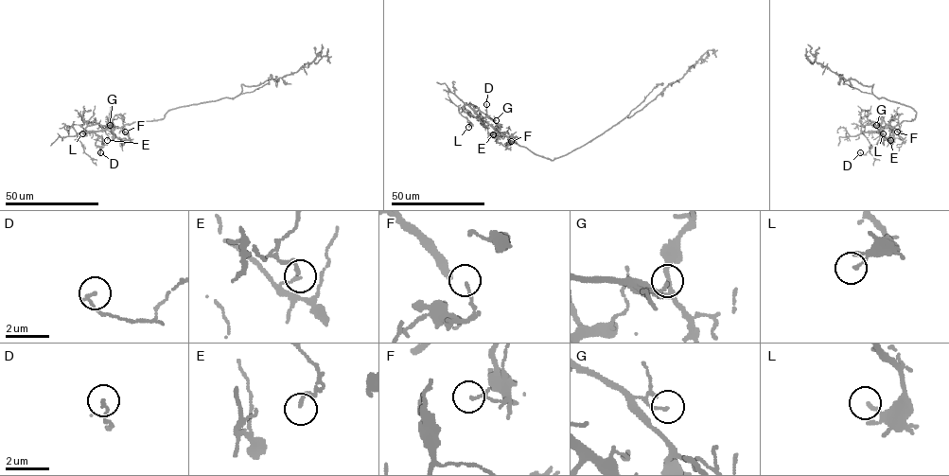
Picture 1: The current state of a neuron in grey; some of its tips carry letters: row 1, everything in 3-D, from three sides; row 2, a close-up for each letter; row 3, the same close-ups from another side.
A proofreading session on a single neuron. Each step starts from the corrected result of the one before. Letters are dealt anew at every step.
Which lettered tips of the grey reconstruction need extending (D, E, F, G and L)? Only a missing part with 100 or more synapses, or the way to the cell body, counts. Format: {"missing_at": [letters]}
{"missing_at": []}

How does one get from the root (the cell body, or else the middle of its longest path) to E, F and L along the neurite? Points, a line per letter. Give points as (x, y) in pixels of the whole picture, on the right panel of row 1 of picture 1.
E: (903, 104), (913, 109), (916, 116), (892, 128), (887, 126), (889, 121), (890, 140)
F: (903, 104), (913, 109), (916, 116), (890, 128), (887, 125), (892, 117), (898, 120), (900, 132), (897, 132)
L: (903, 104), (916, 112), (912, 120), (861, 132), (866, 125), (873, 124), (883, 133)

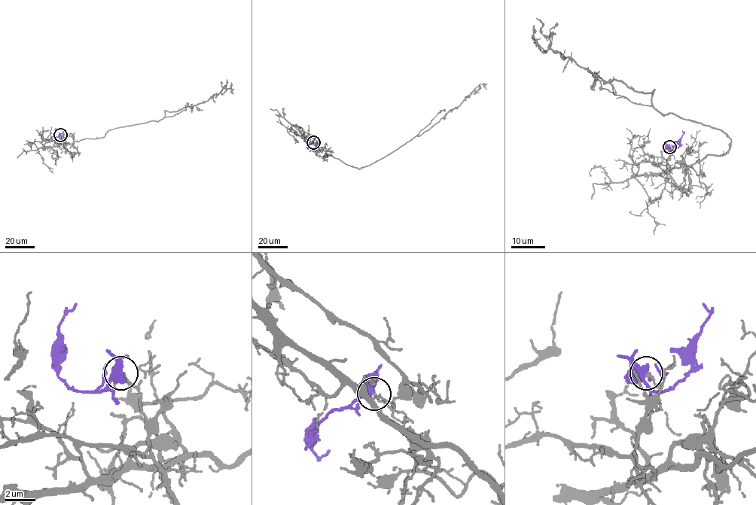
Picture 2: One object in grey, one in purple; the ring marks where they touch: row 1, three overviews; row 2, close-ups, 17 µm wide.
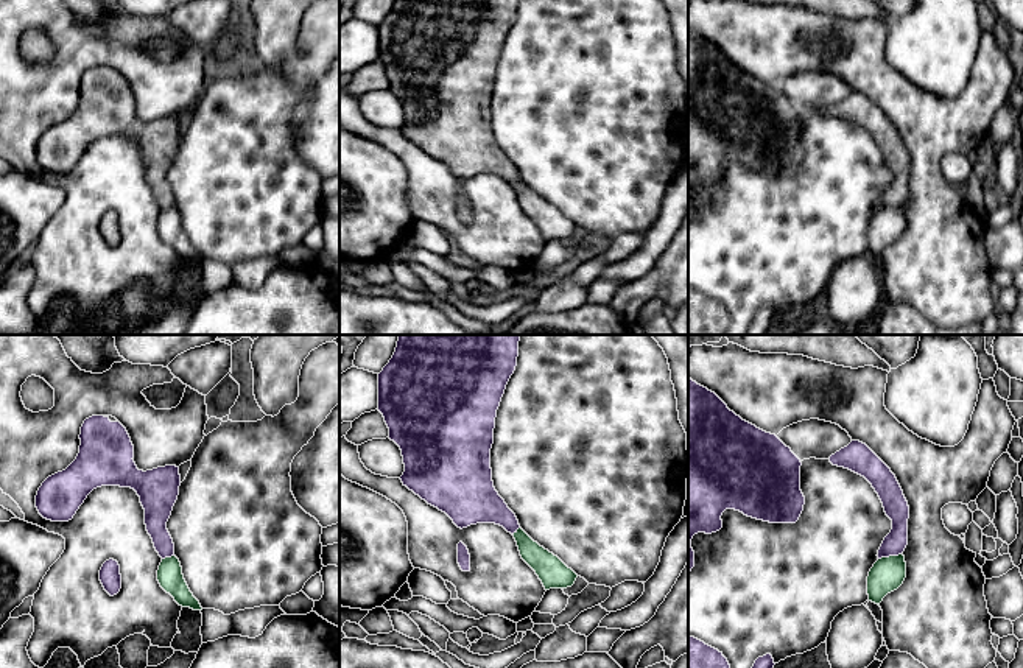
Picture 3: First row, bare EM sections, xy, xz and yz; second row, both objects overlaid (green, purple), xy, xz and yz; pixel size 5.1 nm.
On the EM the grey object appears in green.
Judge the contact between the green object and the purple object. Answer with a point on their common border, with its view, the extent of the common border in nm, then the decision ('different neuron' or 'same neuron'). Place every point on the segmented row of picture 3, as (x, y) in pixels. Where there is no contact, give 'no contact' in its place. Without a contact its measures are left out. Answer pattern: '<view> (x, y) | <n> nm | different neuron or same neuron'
yz (889, 556) | 120 nm | different neuron

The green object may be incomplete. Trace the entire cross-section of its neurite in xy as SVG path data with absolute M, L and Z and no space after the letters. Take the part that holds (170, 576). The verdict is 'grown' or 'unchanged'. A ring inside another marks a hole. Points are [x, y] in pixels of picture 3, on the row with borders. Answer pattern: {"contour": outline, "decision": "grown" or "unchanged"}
{"contour": "M176 556L162 559L157 570L157 581L179 606L202 610L199 601L193 596L184 579L182 567Z", "decision": "unchanged"}

